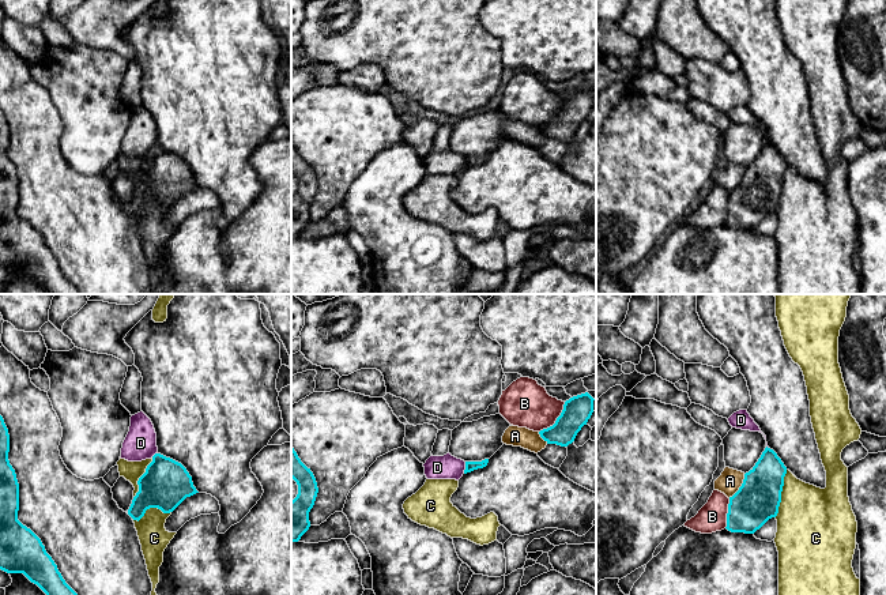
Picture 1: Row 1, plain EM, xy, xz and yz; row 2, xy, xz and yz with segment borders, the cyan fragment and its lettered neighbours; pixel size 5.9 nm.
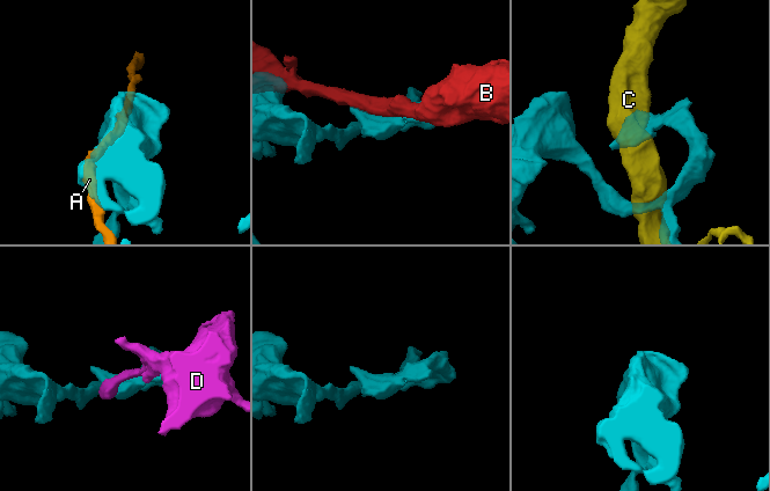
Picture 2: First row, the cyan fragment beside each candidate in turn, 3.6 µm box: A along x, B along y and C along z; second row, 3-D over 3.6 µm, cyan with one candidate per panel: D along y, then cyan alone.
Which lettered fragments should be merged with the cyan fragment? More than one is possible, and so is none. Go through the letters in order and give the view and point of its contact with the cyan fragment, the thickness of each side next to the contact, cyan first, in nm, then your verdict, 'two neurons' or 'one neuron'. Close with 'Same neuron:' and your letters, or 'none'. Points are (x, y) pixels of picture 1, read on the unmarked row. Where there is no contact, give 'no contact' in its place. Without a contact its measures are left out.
A: yz (741, 181) | 260/140 nm | two neurons
B: xz (557, 115) | 170/280 nm | two neurons
C: yz (780, 188) | 260/420 nm | two neurons
D: xz (466, 162) | 60/140 nm | one neuron
Same neuron: D

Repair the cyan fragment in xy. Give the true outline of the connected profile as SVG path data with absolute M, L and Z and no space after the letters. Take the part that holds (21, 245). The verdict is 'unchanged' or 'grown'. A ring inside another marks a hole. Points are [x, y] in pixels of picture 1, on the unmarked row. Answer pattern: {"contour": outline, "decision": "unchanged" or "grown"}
{"contour": "M0 110L0 264L23 268L49 294L79 294L41 234L18 215L19 178L8 155L10 129Z", "decision": "unchanged"}

